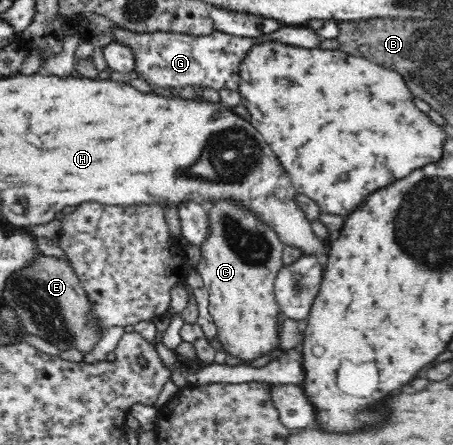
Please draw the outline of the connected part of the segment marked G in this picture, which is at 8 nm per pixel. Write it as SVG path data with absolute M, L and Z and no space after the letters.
M286 26L268 36L260 38L242 38L214 31L211 35L195 37L182 33L133 33L114 27L111 31L112 43L118 43L133 52L134 70L138 78L143 79L151 87L162 89L162 94L178 94L187 86L212 88L217 92L222 89L238 92L242 85L240 70L242 61L256 44L288 44L300 49L315 49L321 40L315 31L305 26Z

